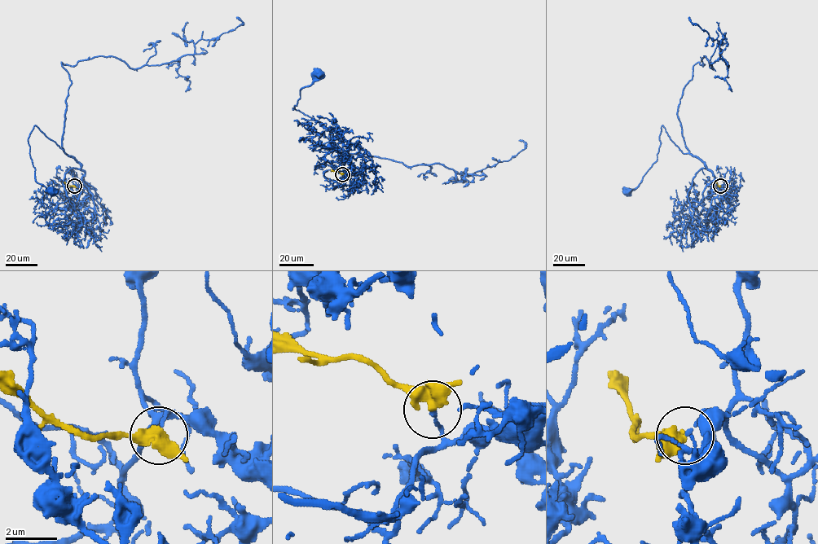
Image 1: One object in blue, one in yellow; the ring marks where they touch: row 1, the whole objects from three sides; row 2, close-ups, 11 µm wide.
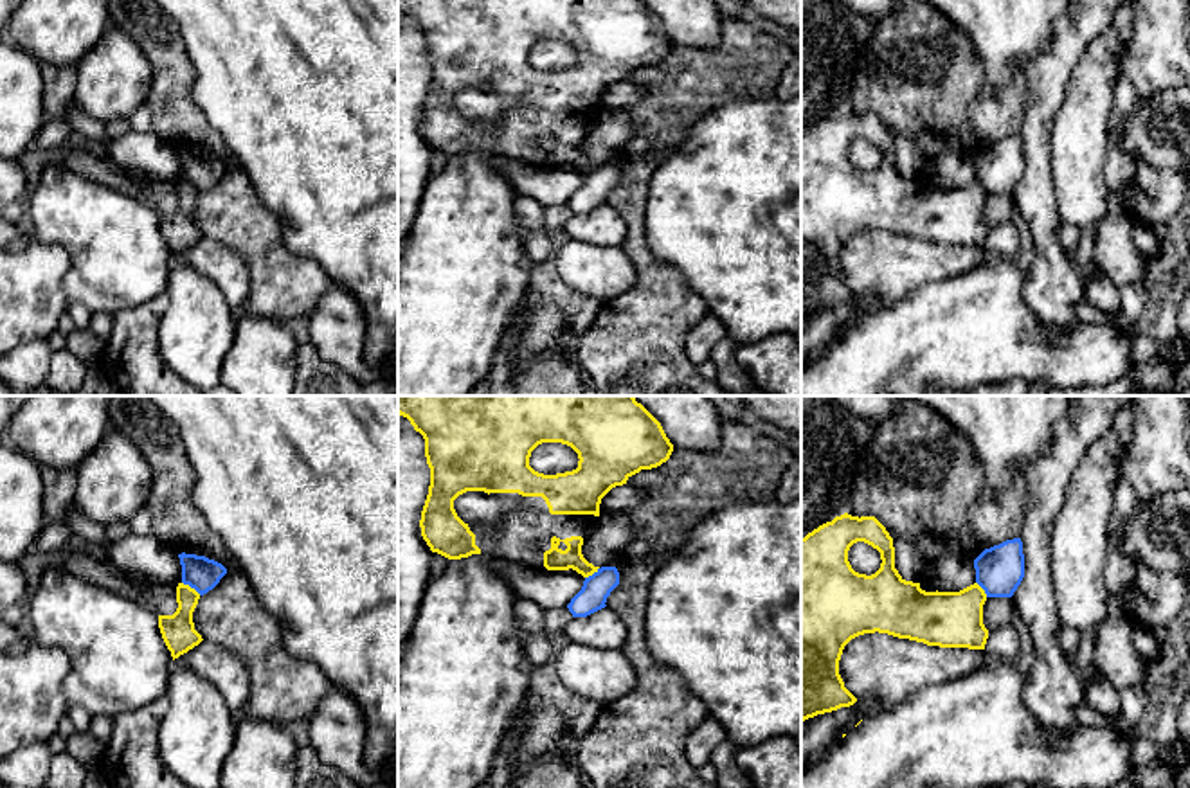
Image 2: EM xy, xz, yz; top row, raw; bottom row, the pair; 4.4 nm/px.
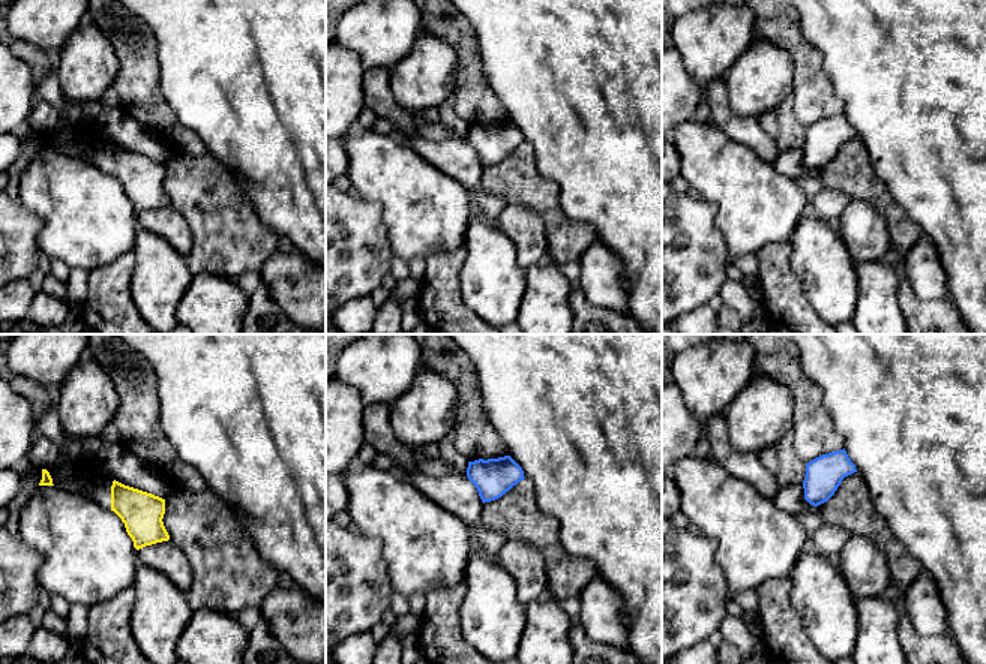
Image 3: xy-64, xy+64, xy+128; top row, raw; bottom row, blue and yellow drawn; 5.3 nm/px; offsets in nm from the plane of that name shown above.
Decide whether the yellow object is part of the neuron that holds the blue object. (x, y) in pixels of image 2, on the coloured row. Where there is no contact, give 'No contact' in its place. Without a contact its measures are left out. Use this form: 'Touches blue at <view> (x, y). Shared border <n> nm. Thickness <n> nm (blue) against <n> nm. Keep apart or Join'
Touches blue at xy (191, 587). Shared border 110 nm. Thickness 150 nm (blue) against 150 nm. Keep apart

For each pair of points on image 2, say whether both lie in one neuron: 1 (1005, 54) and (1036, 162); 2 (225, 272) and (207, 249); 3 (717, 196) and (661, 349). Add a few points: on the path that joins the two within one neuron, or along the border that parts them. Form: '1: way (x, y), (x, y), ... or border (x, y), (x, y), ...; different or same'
1: border (1052, 36), (1025, 69); different
2: way (222, 267), (209, 254); same
3: border (652, 256), (672, 267), (712, 313); different

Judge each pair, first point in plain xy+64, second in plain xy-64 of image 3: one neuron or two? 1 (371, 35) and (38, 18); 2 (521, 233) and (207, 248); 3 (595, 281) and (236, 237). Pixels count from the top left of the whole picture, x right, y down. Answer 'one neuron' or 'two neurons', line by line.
1: one neuron
2: two neurons
3: two neurons

